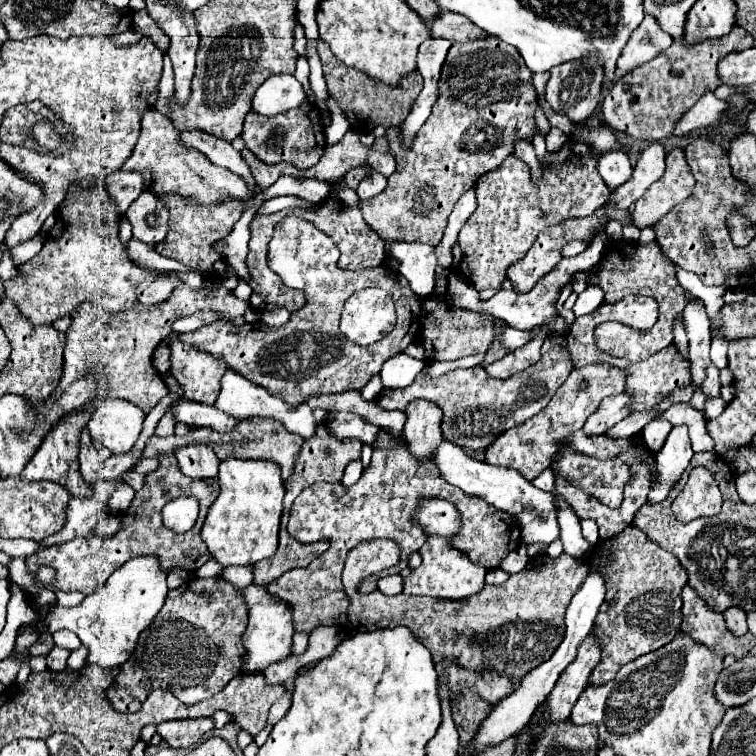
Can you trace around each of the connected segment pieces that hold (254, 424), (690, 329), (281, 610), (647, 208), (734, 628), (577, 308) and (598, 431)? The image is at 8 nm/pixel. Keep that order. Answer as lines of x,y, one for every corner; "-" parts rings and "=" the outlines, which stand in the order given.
250,419
250,421
244,421
240,423
234,431
230,433
216,433
216,431
210,431
210,429
196,429
192,433
192,443
204,443
208,445
216,455
218,459
262,459
262,461
272,461
276,463
280,469
282,469
282,479
286,481
288,475
292,475
294,471
294,463
300,455
300,449
302,449
302,443
304,439
300,435
292,435
284,429
282,423
274,421
274,419
=
694,297
684,307
684,325
690,339
690,361
692,361
692,381
698,389
704,381
706,367
710,365
710,319
706,315
704,301
=
250,585
244,591
244,599
248,603
248,615
250,615
250,623
248,629
242,637
242,643
246,647
246,657
244,657
244,673
252,673
252,671
262,671
266,665
274,663
274,661
282,661
288,657
290,647
292,647
292,635
294,635
294,619
292,619
292,611
290,605
282,603
280,599
274,599
274,595
266,593
264,587
260,585
=
674,149
666,157
664,175
652,183
646,193
634,203
634,225
638,229
658,223
672,207
688,199
694,191
694,177
686,165
684,151
=
728,607
722,615
724,615
724,621
726,621
726,627
728,627
734,635
744,635
744,633
748,633
746,611
742,611
740,607
=
588,285
576,299
572,311
576,317
580,315
586,315
586,313
592,313
600,303
604,301
604,293
598,289
598,285
=
624,393
602,399
602,405
598,407
598,411
594,411
594,415
590,415
590,419
586,419
582,431
586,431
586,435
602,435
608,427
630,415
630,401
630,395

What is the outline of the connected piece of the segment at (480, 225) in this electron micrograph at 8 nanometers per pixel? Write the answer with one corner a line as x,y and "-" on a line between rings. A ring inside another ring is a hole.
566,143
560,151
548,153
542,163
544,173
540,183
530,181
528,165
514,155
506,157
502,167
482,175
474,185
478,207
460,229
458,241
452,247
452,257
456,259
454,269
464,275
476,291
500,291
508,267
528,253
540,231
568,217
592,215
600,205
608,203
608,187
596,171
598,153
598,149
586,143

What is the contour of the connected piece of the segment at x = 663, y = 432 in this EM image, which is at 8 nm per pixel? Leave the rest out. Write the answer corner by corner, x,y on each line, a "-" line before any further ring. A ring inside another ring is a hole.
652,421
652,423
648,423
644,427
644,431
642,431
642,437
644,437
648,449
654,451
654,453
660,451
662,445
664,445
664,441
666,441
666,437
668,437
668,433
670,433
670,429
672,429
672,425
664,423
664,421

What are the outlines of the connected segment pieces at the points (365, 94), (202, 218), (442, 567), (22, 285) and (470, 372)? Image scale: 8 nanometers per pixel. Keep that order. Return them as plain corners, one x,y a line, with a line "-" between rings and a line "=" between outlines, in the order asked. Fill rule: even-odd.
324,41
318,43
318,53
320,53
322,67
324,67
328,91
336,99
340,109
344,111
344,115
350,121
354,131
370,133
378,125
382,125
382,127
402,125
404,119
410,115
412,105
414,105
416,97
422,91
422,75
418,71
412,71
408,77
404,77
398,87
390,87
390,85
378,83
378,81
374,81
374,79
370,79
370,77
366,77
366,75
362,75
362,73
358,73
358,71
354,71
346,65
342,65
340,61
336,61
336,57
332,55
330,47
326,47
=
158,195
166,207
170,209
170,231
168,231
168,237
162,241
162,243
156,243
156,251
164,257
172,257
188,267
194,267
194,269
202,269
204,271
204,277
208,281
214,281
218,279
214,273
212,273
212,263
216,259
220,259
222,255
214,253
212,251
212,243
226,237
234,223
240,219
242,211
244,211
244,203
232,199
232,201
226,201
226,203
220,203
220,205
210,205
210,207
204,207
204,205
196,205
196,203
188,203
184,201
180,195
=
424,499
419,502
414,519
428,533
428,538
420,549
422,565
404,579
404,593
442,599
468,599
482,591
486,569
472,563
466,553
452,547
452,537
458,533
462,524
456,507
446,500
=
102,183
90,187
84,193
78,193
76,201
68,209
58,211
56,225
46,233
42,251
36,257
32,257
30,261
18,265
18,275
14,279
4,281
6,297
10,301
14,301
18,311
32,325
52,325
56,319
72,317
76,307
82,305
84,301
92,301
112,313
126,311
130,307
134,307
136,303
142,303
146,307
164,303
174,293
174,289
184,285
182,279
176,273
158,273
158,271
144,269
144,267
136,265
128,257
126,247
118,239
118,221
120,221
120,215
116,211
114,203
110,201
108,193
104,191
=
552,335
542,345
540,361
512,377
494,379
486,375
482,367
456,369
438,379
430,379
424,373
420,373
412,385
404,389
396,389
396,391
382,389
376,399
380,407
400,409
400,411
404,411
406,403
414,399
430,399
438,403
438,407
444,411
444,419
442,419
444,439
460,447
478,451
478,449
488,447
500,433
540,413
554,397
554,391
568,379
570,371
572,371
572,361
566,349
566,339
564,335

